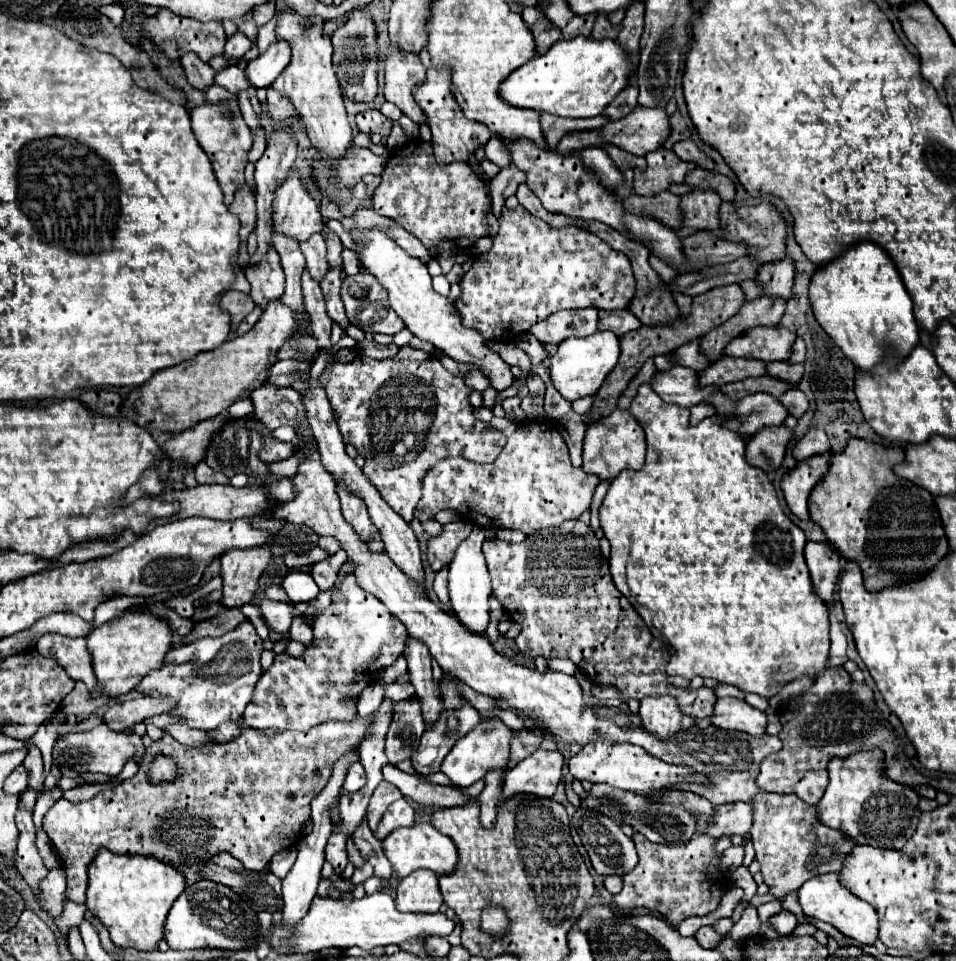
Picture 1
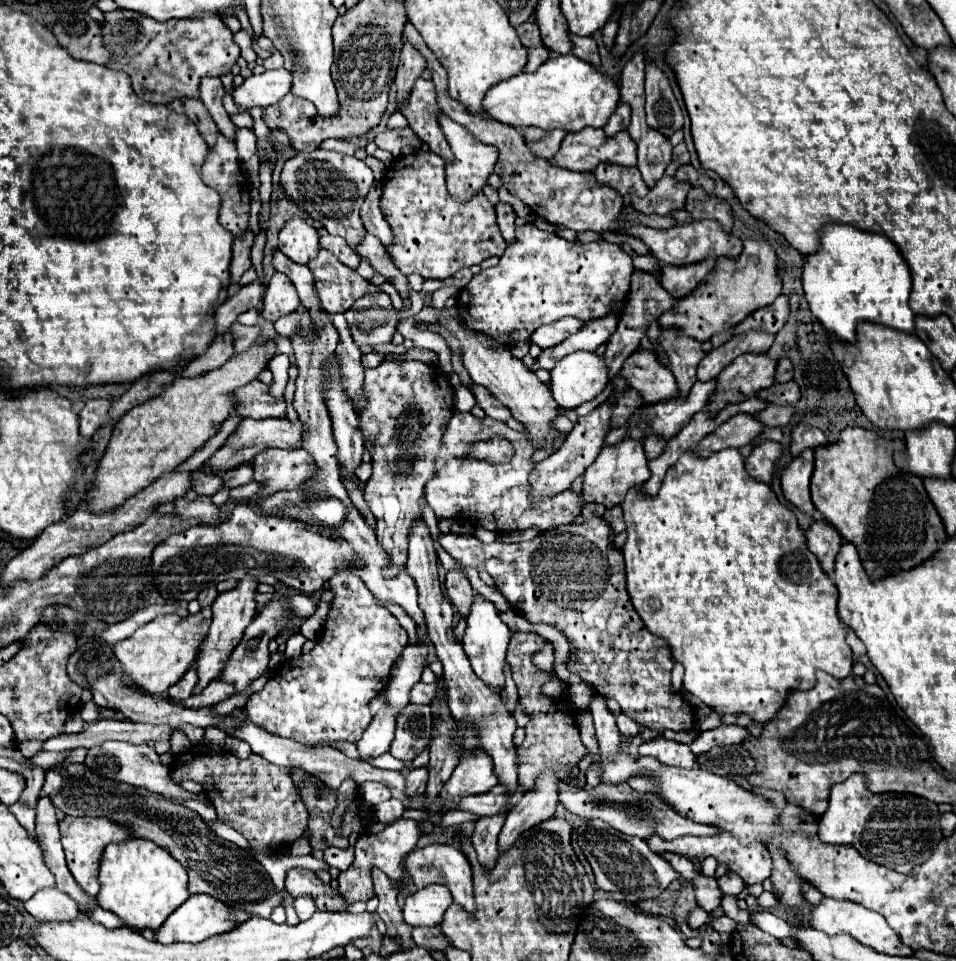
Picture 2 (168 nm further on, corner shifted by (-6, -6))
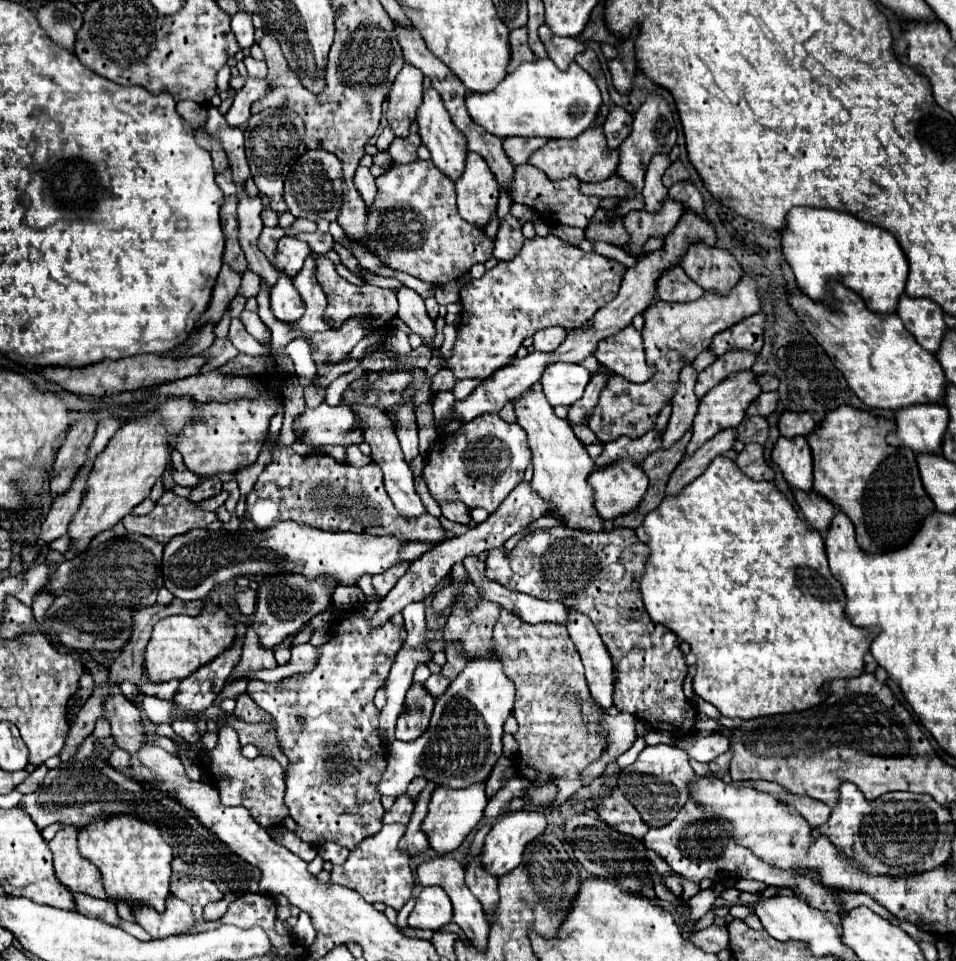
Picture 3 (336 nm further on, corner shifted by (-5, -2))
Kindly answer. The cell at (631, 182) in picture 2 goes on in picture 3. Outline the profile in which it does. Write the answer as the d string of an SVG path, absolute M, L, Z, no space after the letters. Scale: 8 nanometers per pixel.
M613 175L601 183L581 183L581 191L583 195L595 195L595 197L635 197L635 189L631 183L627 183L625 179L621 179L619 175Z

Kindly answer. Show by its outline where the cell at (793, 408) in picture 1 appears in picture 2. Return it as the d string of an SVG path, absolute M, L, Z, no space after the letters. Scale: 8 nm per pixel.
M768 405L768 407L766 407L764 411L760 411L756 417L758 417L764 425L768 425L768 427L774 427L774 425L784 427L784 425L790 423L792 415L794 415L794 405L792 405L792 407L772 407L772 405Z

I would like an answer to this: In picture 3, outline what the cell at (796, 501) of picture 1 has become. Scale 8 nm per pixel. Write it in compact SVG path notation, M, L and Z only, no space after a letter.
M797 435L795 439L779 437L777 443L773 445L771 459L781 467L783 477L789 485L801 489L801 491L811 491L813 487L813 457L811 449L805 437Z

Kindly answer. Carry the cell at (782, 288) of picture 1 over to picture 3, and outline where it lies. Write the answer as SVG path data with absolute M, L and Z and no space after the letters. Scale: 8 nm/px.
M755 313L749 319L737 323L735 327L715 335L709 349L715 357L725 355L731 349L759 353L763 345L763 327L765 327L765 313Z

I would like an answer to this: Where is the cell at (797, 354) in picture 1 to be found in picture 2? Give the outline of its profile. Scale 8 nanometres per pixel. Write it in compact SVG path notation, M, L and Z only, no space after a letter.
M788 357L780 359L778 361L778 369L776 369L776 381L778 383L786 383L786 381L792 381L792 377L794 377L794 365L792 365L792 361Z

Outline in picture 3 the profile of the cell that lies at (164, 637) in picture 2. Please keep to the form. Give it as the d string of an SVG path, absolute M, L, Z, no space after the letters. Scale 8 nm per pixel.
M213 603L213 613L203 611L197 617L189 615L173 615L161 619L151 635L151 641L145 647L145 671L149 681L163 683L171 679L185 679L193 675L199 667L211 663L211 659L219 657L227 647L235 643L237 631L235 621L227 615L227 611Z

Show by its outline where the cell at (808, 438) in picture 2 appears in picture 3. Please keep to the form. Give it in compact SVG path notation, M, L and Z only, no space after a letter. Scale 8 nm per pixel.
M785 411L779 417L779 431L783 437L795 437L795 435L807 435L815 429L815 421L807 413L793 413Z

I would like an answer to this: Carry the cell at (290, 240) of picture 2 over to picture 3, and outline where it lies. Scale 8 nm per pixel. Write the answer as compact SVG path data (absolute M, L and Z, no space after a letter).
M283 237L279 239L277 251L275 251L275 269L279 273L283 273L285 277L295 277L301 267L305 257L311 253L309 245L299 241L299 239L291 239L291 237Z

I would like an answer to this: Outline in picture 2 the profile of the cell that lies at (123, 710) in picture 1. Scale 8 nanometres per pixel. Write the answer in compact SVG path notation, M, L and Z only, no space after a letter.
M212 681L208 683L208 687L204 687L204 691L200 695L190 695L188 699L172 699L174 703L180 703L182 707L210 707L218 701L224 701L228 695L232 693L232 687L228 687L228 683L224 681Z

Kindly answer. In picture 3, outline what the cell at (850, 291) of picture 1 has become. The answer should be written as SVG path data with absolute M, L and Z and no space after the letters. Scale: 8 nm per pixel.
M795 207L787 215L787 231L781 231L783 255L791 265L799 289L815 301L835 305L829 297L827 279L837 279L863 297L875 313L895 313L901 293L905 291L909 265L897 239L873 223L855 219L851 213L831 209Z

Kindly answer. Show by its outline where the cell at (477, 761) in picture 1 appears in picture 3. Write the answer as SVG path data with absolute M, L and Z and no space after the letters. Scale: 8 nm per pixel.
M477 783L471 785L467 789L449 789L449 787L437 787L431 793L431 803L429 803L429 811L427 817L423 819L423 833L429 839L429 845L439 853L451 853L455 851L465 837L477 827L477 823L483 817L487 805L487 797L485 797L485 783Z

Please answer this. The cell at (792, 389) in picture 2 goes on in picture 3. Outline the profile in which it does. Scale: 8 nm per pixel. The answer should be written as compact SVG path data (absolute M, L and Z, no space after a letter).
M761 393L747 409L747 417L759 415L759 417L769 417L773 413L773 409L777 407L777 393Z

